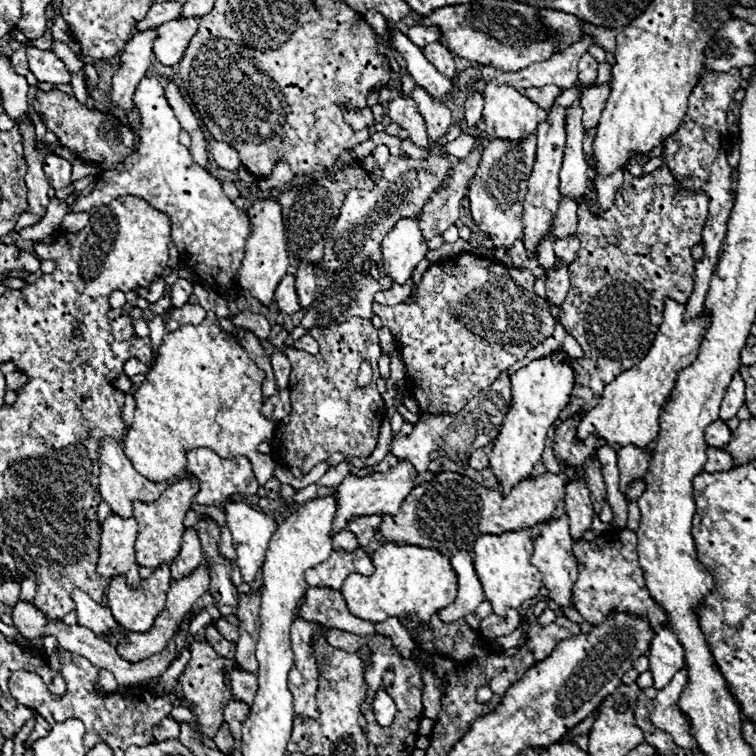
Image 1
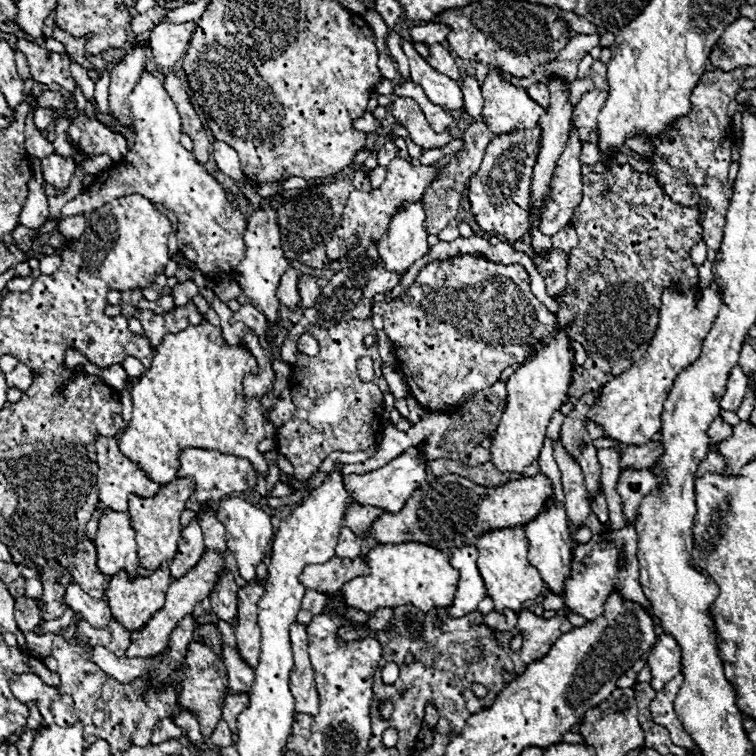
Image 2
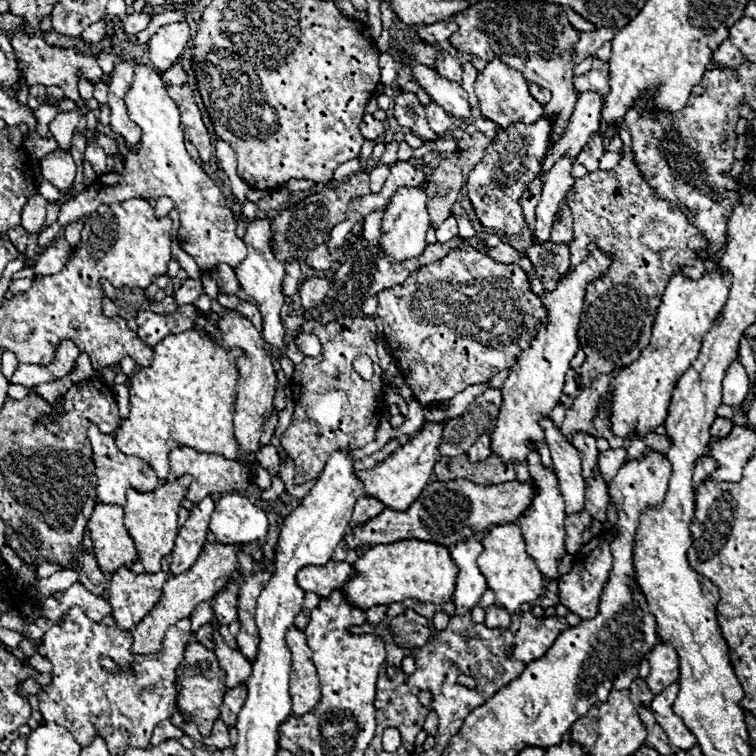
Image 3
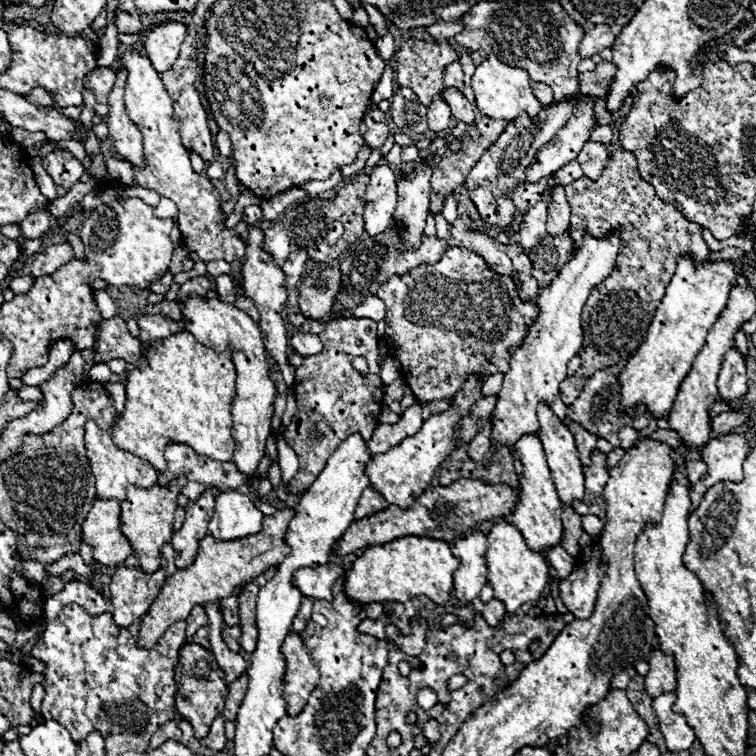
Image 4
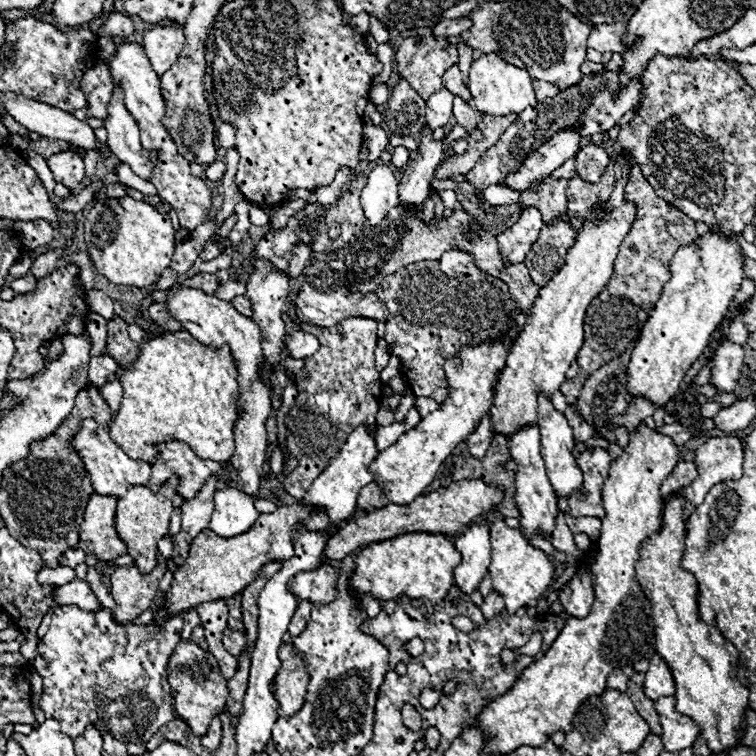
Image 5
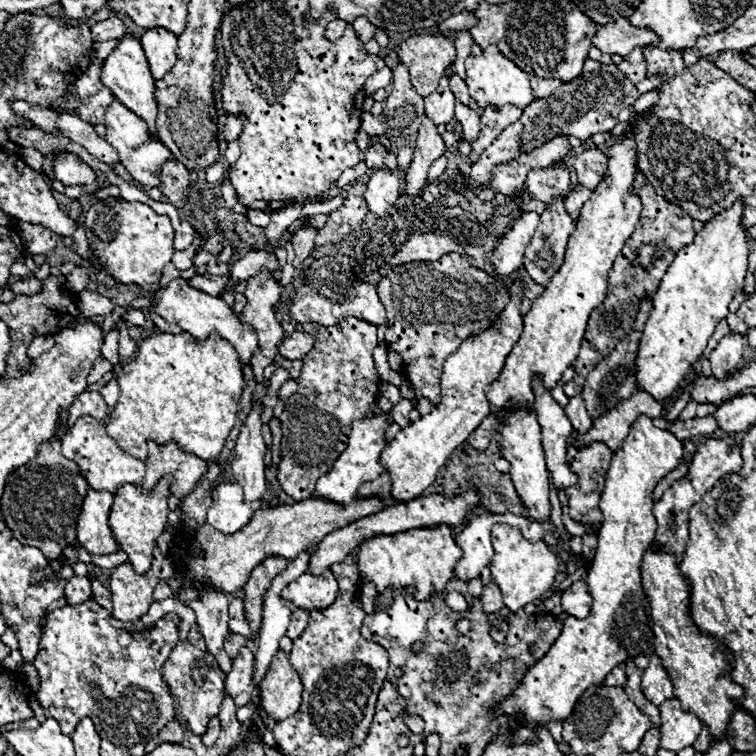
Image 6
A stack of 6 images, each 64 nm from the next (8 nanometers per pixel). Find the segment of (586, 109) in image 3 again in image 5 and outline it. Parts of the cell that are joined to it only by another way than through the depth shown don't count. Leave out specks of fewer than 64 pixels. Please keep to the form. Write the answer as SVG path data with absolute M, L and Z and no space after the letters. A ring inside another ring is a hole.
M560 130L558 134L554 134L554 138L550 138L550 142L532 152L516 174L506 176L506 186L514 190L526 190L532 182L538 182L544 176L552 174L566 160L578 154L580 140L582 136L578 134L578 130Z

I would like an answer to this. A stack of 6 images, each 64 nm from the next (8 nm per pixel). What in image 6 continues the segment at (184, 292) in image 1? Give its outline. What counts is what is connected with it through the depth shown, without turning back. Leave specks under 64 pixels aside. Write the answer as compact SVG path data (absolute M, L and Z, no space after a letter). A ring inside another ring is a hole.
M198 274L194 278L188 280L188 286L194 286L196 290L202 290L206 294L214 294L218 296L218 292L222 290L222 286L228 282L228 276L214 276L214 274Z

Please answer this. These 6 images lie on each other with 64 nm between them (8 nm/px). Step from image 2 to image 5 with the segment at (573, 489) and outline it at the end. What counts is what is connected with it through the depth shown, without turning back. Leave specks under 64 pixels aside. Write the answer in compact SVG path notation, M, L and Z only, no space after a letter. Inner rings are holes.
M544 394L538 396L538 428L540 428L540 440L542 440L542 452L544 452L548 478L552 482L556 494L560 498L568 498L570 494L574 494L582 488L582 470L578 468L576 456L574 456L572 428L568 426L566 418L552 408L552 402Z

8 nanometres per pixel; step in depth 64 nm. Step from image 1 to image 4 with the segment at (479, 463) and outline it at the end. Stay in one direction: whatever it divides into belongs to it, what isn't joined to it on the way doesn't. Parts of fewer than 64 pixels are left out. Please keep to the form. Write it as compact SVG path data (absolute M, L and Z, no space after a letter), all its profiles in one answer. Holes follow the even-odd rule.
M486 424L484 430L482 430L482 432L470 442L470 446L468 446L470 458L474 458L474 460L484 458L484 454L490 450L490 444L492 444L492 440L490 440L490 424Z

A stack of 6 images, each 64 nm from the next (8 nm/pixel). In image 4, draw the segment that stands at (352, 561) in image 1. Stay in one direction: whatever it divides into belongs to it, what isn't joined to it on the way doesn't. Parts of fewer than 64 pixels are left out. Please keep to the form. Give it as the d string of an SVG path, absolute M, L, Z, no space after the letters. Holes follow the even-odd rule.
M332 562L314 570L298 570L294 574L294 586L302 592L302 596L312 596L316 600L332 600L332 588L342 572L344 568Z

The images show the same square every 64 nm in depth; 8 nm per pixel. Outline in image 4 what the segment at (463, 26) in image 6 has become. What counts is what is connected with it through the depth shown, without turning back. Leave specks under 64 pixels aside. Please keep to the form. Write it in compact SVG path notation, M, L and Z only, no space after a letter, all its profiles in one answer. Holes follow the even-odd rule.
M436 22L434 26L428 26L426 28L426 34L430 38L434 38L436 42L442 42L442 40L448 40L448 38L454 38L458 32L462 32L462 24L460 22Z

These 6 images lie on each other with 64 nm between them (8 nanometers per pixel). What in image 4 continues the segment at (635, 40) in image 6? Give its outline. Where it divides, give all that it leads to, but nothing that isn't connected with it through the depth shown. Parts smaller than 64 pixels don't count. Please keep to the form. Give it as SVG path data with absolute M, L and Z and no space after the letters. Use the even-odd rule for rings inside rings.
M592 26L586 30L582 42L580 42L580 52L584 58L590 58L592 54L600 52L602 48L610 48L620 34L620 26Z

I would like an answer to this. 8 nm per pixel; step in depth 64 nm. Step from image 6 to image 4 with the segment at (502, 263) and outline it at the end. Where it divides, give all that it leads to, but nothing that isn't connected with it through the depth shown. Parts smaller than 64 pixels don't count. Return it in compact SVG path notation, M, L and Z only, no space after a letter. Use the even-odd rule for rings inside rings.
M552 176L548 178L548 186L544 190L542 200L528 210L528 214L522 218L522 226L518 232L514 232L514 236L506 236L506 234L498 234L496 242L502 244L520 244L524 250L530 250L534 246L538 246L538 242L542 242L542 236L546 236L546 218L548 218L548 206L552 202L552 194L550 190L556 186L556 182L552 180Z

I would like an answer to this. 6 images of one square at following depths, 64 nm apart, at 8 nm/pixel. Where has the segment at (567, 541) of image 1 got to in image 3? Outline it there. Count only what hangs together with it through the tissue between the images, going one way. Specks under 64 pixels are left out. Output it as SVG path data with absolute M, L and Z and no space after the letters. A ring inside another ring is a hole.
M538 450L528 456L528 468L530 468L532 480L536 480L538 486L540 486L540 494L534 498L532 508L522 518L518 518L516 524L520 526L520 530L522 530L524 538L526 538L526 552L534 558L538 570L542 570L542 576L546 580L558 580L560 578L558 564L568 554L566 552L566 544L564 544L564 538L566 538L566 530L564 530L564 518L566 518L564 500L562 500L562 496L560 496L560 492L556 488L554 476L540 464Z

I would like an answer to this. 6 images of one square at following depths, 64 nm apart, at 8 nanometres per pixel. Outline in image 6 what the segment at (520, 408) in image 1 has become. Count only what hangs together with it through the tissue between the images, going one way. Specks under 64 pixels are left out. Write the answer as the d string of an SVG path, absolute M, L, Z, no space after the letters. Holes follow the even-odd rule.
M634 136L616 140L608 154L608 180L602 180L592 198L582 206L576 230L568 240L564 264L544 286L544 294L534 300L530 312L522 316L524 330L520 334L520 340L508 354L504 370L488 390L492 414L496 414L500 424L504 424L504 408L508 402L512 402L516 408L534 408L534 394L530 384L534 376L540 376L542 384L548 390L554 390L562 380L564 370L568 370L576 360L580 352L580 342L584 340L588 316L604 300L612 264L626 240L632 236L634 226L640 218L642 204L638 202L638 196L628 192L638 170L636 164Z

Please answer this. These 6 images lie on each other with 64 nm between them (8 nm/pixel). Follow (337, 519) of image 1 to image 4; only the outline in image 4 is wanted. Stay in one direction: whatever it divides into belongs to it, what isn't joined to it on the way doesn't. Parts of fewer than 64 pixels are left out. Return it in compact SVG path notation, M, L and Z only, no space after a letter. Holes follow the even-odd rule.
M470 376L462 388L458 390L458 394L454 396L454 402L452 402L452 408L446 410L444 414L436 414L432 416L430 420L424 420L422 428L414 434L414 436L408 436L404 438L398 446L392 446L388 452L384 454L376 454L368 466L366 466L366 476L370 478L370 486L374 490L378 490L384 500L388 504L394 504L402 510L406 510L408 506L412 506L416 502L416 498L420 494L424 494L424 488L430 484L430 480L434 478L434 472L436 468L440 466L440 462L454 450L456 446L456 440L454 440L454 424L470 414L470 406L482 398L480 394L480 382L482 378L478 376Z

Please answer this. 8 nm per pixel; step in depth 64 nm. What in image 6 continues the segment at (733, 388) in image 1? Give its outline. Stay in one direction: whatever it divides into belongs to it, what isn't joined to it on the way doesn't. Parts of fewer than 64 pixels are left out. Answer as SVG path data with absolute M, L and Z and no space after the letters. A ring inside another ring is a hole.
M728 334L726 338L722 338L720 344L714 348L714 352L710 354L714 378L726 380L728 374L738 370L742 366L742 362L744 362L742 360L742 352L744 352L742 336Z

